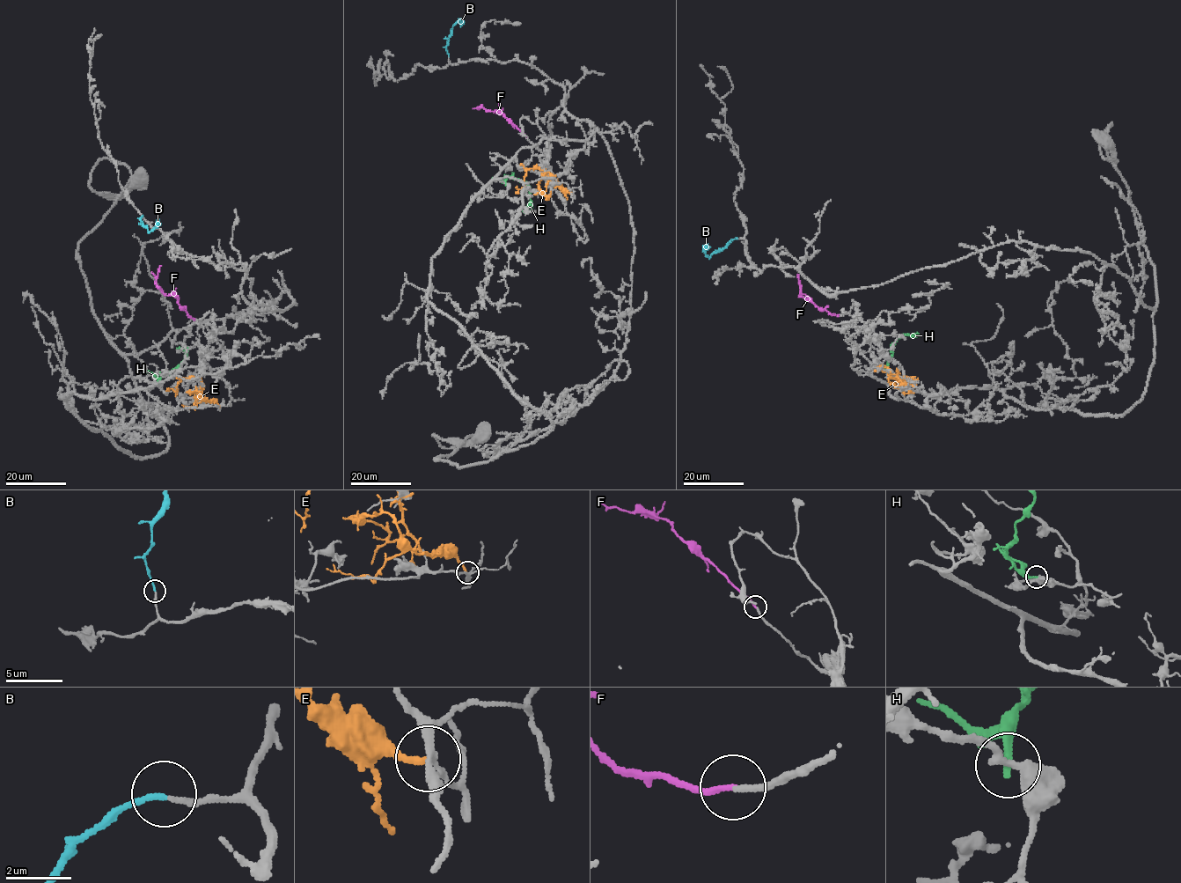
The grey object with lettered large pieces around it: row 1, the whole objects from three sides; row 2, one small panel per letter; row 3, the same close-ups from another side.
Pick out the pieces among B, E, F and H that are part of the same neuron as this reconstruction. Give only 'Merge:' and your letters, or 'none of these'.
Merge: B, F

